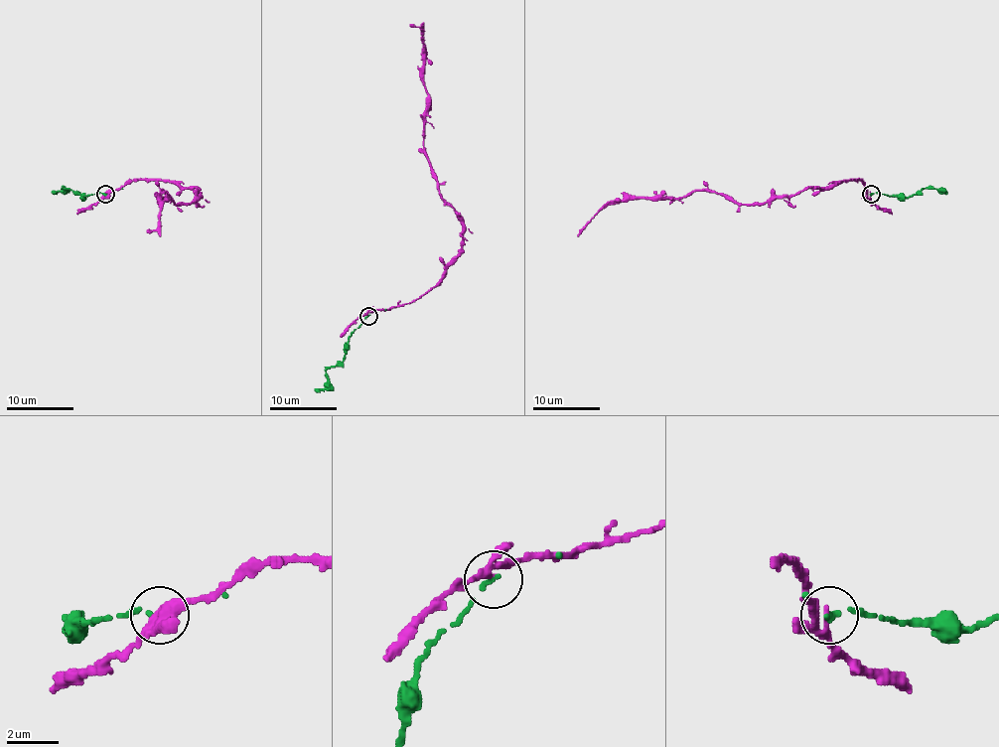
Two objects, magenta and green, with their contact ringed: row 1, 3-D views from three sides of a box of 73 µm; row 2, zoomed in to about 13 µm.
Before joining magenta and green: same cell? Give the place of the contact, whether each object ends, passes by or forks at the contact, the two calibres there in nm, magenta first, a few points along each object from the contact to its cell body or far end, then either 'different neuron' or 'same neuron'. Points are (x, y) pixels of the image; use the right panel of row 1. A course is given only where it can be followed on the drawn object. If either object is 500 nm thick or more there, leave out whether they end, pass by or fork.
(871, 194) | magenta passes by | green ends | 240/240 nm | magenta via (869, 194), (859, 179), (849, 179), (747, 205), (705, 191), (682, 198), (625, 198), (607, 205), (580, 232) | green via (871, 194), (902, 198), (913, 196), (927, 188), (946, 193) | same neuron

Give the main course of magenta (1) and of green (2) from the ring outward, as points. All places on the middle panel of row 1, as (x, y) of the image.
1: (368, 314), (425, 294), (463, 239), (463, 219), (439, 192), (424, 150), (422, 31), (410, 25)
2: (368, 316), (349, 338), (345, 358), (325, 372), (327, 384), (315, 391)

